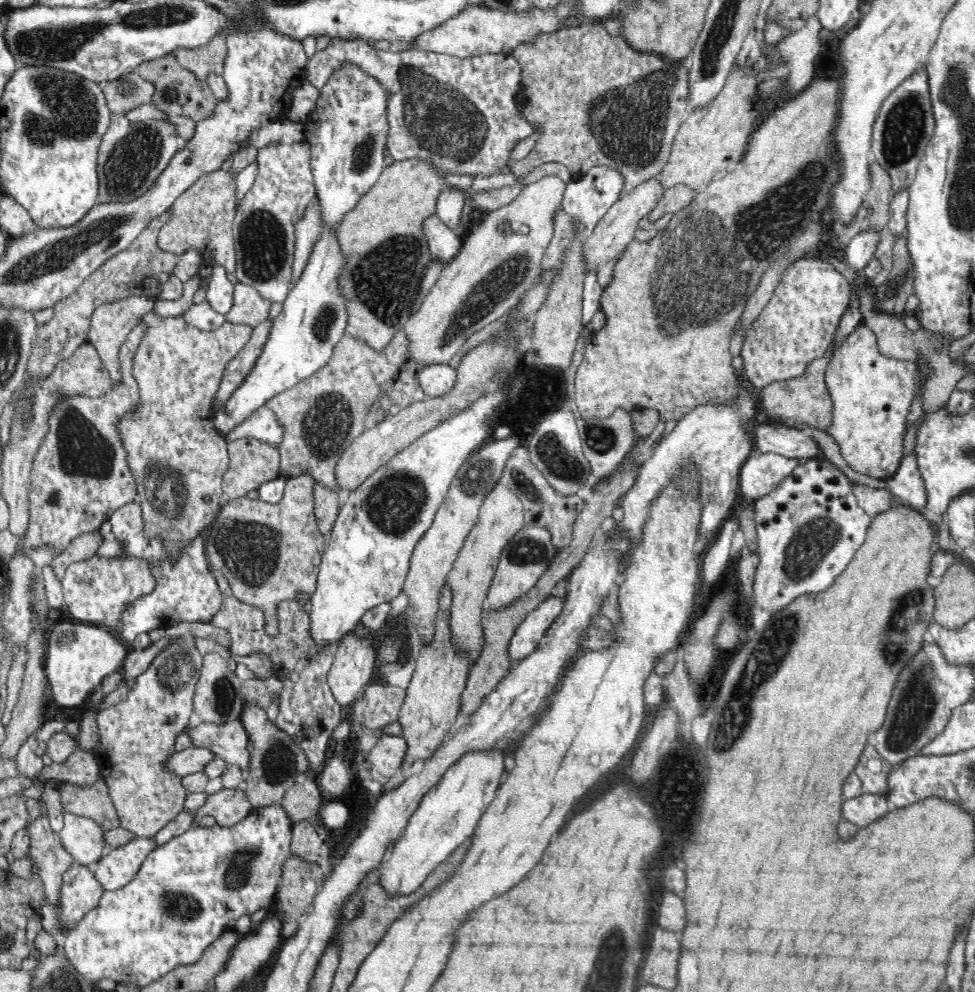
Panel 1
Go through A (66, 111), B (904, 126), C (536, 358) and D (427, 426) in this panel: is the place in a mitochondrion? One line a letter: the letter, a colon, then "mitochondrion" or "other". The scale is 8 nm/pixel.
A: mitochondrion
B: mitochondrion
C: mitochondrion
D: other

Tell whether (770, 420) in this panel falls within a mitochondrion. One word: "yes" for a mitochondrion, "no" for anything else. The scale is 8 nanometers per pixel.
no

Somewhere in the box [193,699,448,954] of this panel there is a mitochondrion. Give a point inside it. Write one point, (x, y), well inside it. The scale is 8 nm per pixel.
(279, 762)

